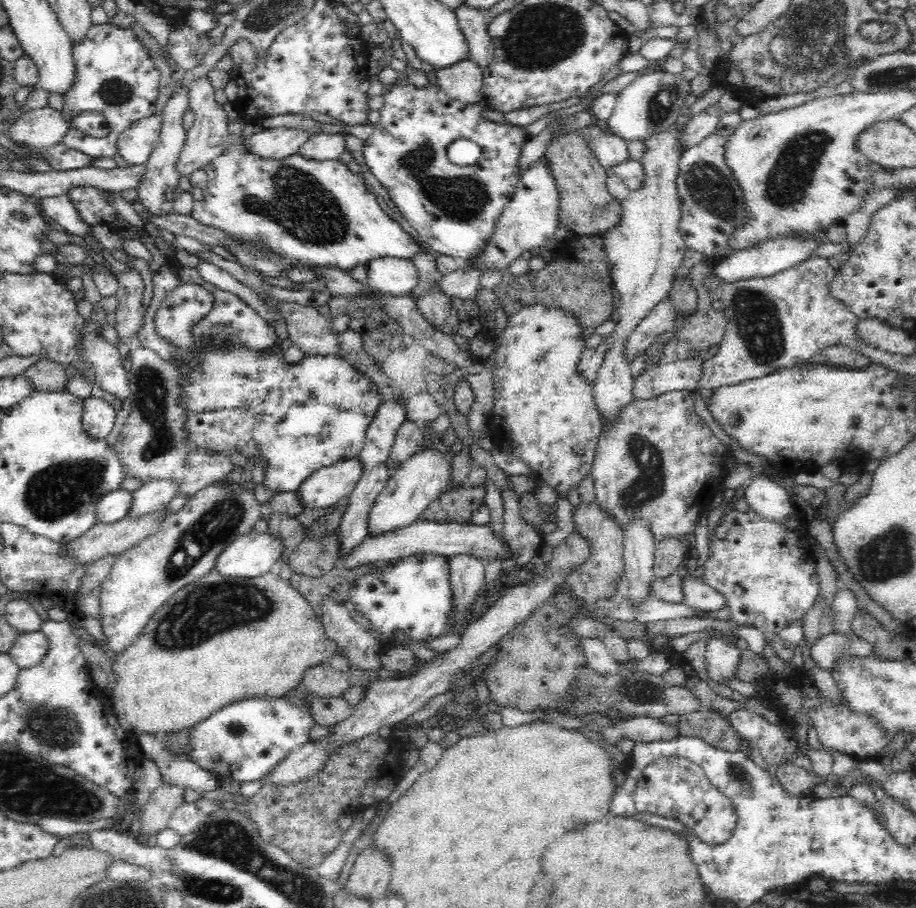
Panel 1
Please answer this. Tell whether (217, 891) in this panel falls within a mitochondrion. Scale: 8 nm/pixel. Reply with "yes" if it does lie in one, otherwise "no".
yes

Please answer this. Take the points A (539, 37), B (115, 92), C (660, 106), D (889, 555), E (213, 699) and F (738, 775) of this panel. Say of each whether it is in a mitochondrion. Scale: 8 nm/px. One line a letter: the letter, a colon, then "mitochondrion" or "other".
A: mitochondrion
B: mitochondrion
C: mitochondrion
D: mitochondrion
E: other
F: mitochondrion

